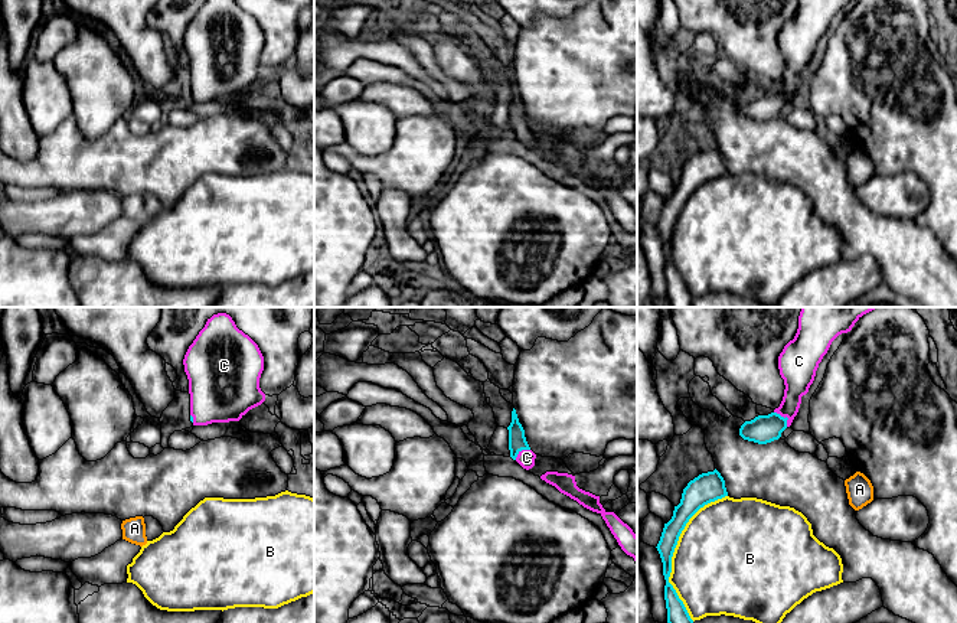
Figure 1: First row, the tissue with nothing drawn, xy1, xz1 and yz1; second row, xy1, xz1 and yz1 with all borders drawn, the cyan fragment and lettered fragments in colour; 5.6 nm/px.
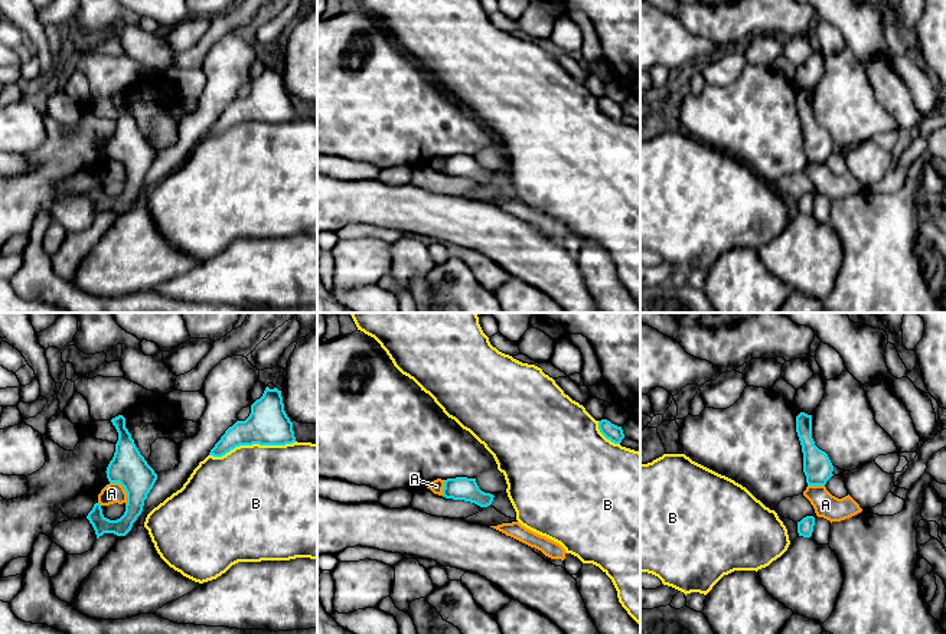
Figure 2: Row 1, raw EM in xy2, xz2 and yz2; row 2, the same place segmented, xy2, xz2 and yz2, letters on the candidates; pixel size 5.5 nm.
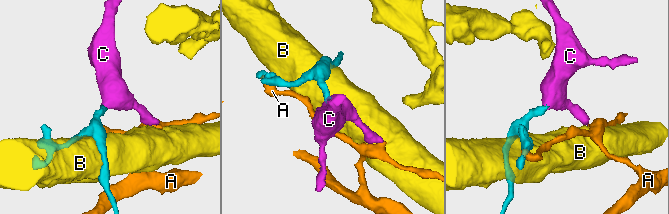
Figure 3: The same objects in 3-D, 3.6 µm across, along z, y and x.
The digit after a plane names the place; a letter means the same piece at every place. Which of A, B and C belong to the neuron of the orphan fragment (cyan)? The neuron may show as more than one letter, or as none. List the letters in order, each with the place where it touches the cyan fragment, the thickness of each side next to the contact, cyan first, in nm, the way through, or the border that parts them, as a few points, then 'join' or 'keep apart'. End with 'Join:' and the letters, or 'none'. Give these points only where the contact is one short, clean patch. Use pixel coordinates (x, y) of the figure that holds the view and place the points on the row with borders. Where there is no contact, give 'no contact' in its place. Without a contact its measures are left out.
A: contact xy2 (124, 489); calibres 200 and 110 nm; border xy2 (110, 481), (117, 481), (123, 487), (126, 505); keep apart
B: contact yz1 (673, 551); calibres 100 and 500 nm; keep apart
C: contact yz1 (783, 417); calibres 160 and 170 nm; way yz1 (764, 429), (783, 417), (791, 401), (799, 375); join
Join: C

